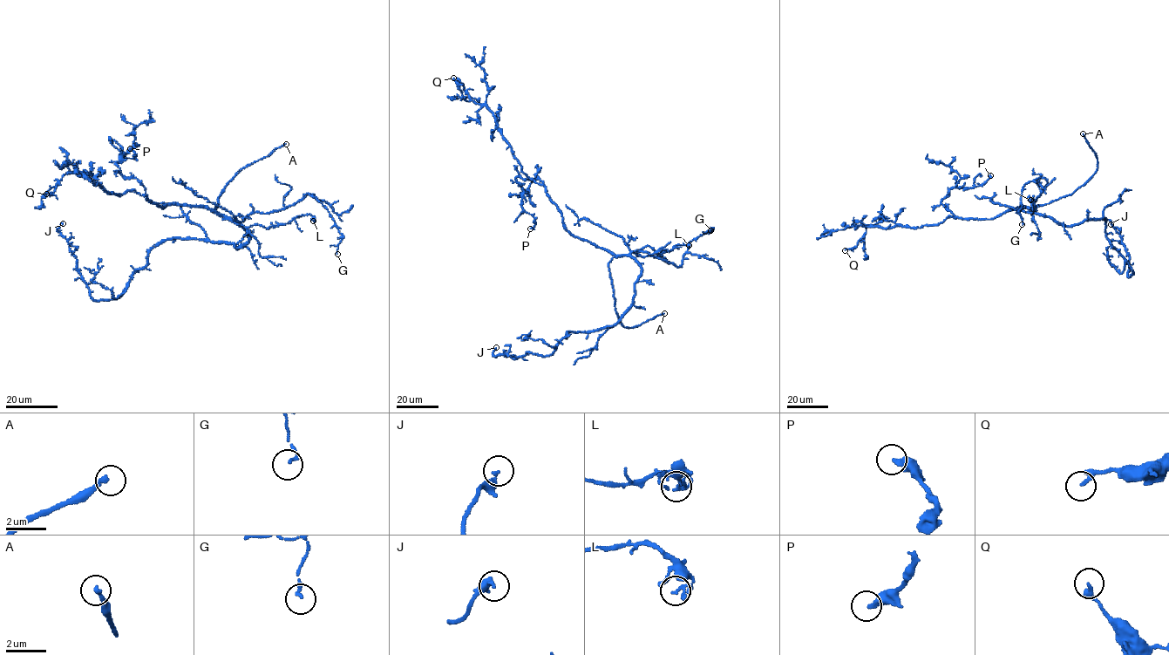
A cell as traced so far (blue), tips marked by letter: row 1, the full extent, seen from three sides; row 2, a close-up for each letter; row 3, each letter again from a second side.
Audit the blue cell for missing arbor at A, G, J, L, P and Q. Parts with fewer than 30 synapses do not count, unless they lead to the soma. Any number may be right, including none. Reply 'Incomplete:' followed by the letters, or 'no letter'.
Incomplete: A

